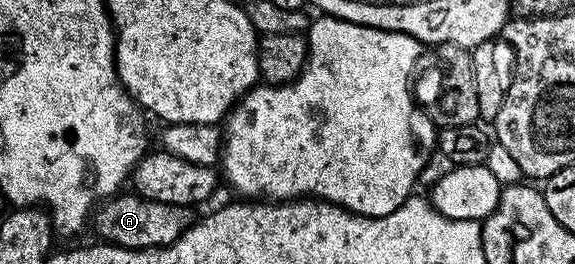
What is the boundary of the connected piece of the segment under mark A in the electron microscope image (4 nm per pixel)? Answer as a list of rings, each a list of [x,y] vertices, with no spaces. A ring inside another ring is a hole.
[[[137,194],[111,196],[97,205],[92,216],[92,228],[98,231],[99,241],[118,248],[166,248],[176,242],[195,223],[191,209],[168,202],[152,202]]]

